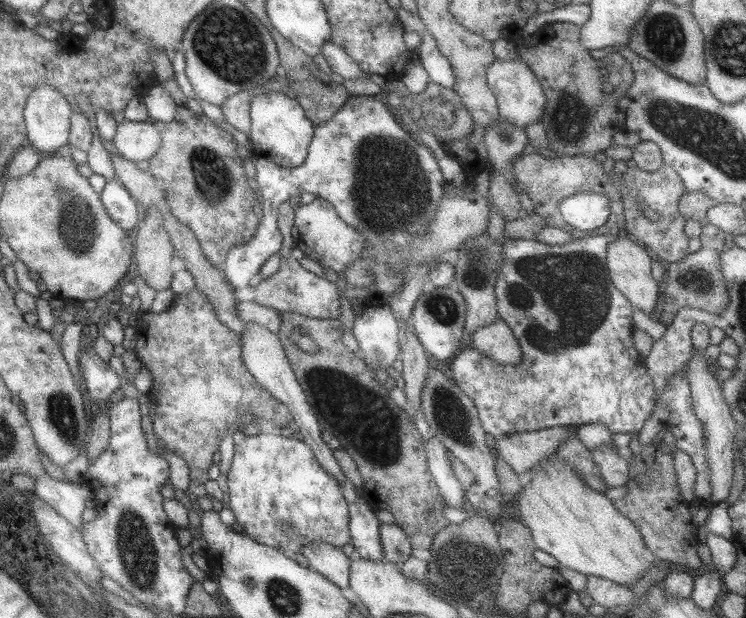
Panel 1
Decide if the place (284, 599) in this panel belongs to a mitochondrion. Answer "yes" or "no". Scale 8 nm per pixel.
yes

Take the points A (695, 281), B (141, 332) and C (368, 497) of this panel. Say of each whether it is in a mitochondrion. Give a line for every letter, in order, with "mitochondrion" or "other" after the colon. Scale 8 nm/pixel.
A: mitochondrion
B: other
C: other

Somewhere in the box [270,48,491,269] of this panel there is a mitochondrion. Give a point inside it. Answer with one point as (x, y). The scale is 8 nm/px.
(386, 174)

